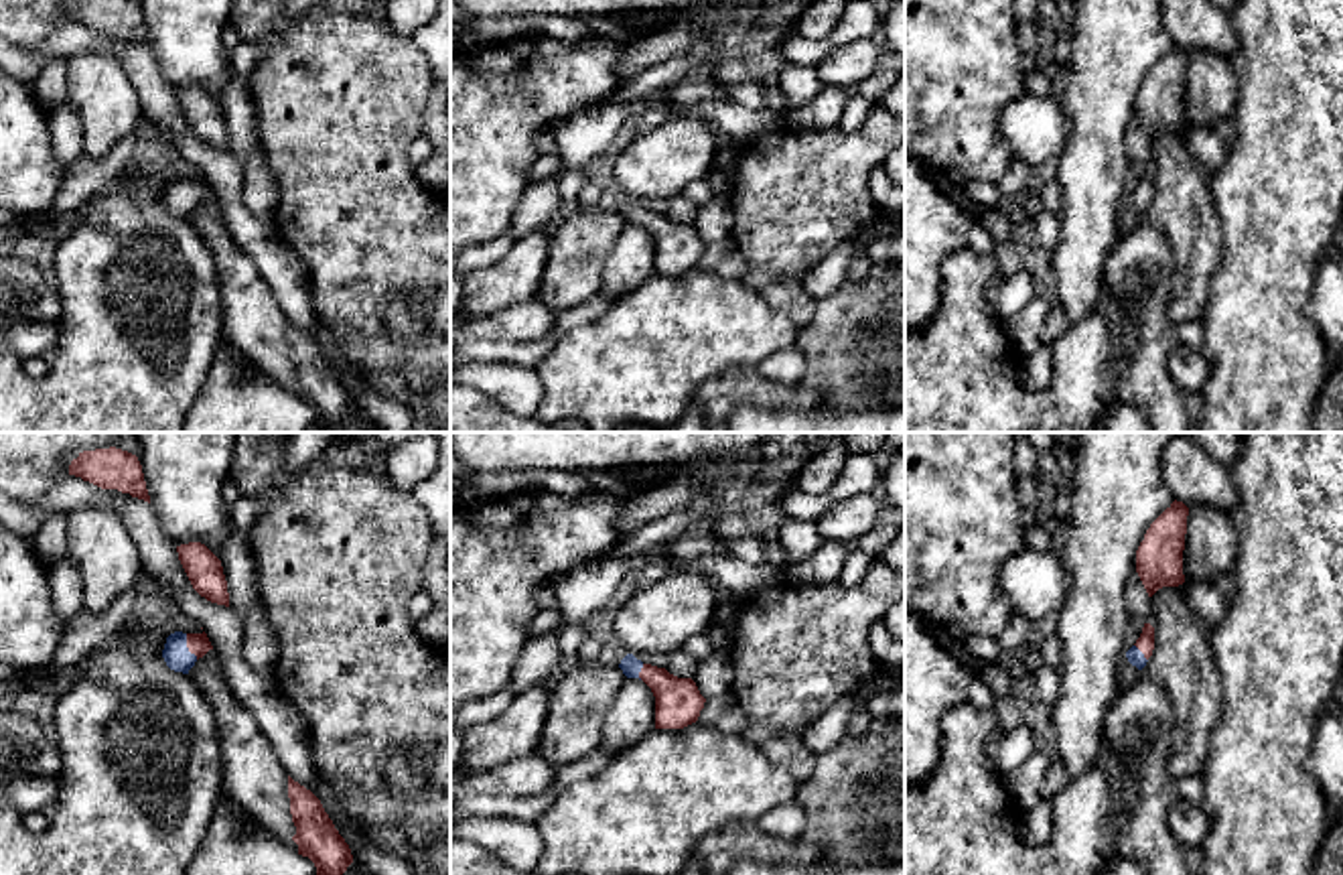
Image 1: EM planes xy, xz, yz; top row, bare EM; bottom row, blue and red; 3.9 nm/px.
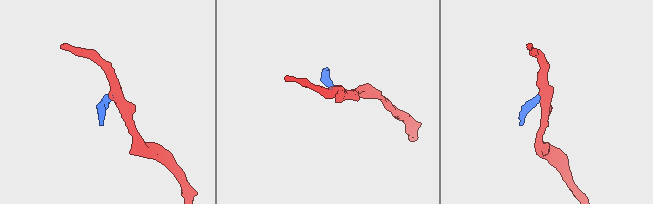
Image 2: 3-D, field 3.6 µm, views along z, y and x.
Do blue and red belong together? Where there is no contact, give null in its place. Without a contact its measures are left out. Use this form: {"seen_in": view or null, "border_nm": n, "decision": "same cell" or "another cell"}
{"seen_in": "xy", "border_nm": 120, "decision": "same cell"}

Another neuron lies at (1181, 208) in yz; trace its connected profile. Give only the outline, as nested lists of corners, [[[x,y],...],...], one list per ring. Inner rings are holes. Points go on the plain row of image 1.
[[[1185,128],[1162,132],[1150,142],[1152,156],[1144,169],[1154,173],[1154,195],[1140,221],[1156,225],[1171,246],[1171,302],[1167,317],[1173,325],[1201,321],[1209,302],[1211,278],[1221,262],[1221,225],[1209,191],[1211,171],[1195,154]]]

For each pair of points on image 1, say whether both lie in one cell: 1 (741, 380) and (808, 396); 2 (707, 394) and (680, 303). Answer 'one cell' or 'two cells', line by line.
1: one cell
2: two cells

